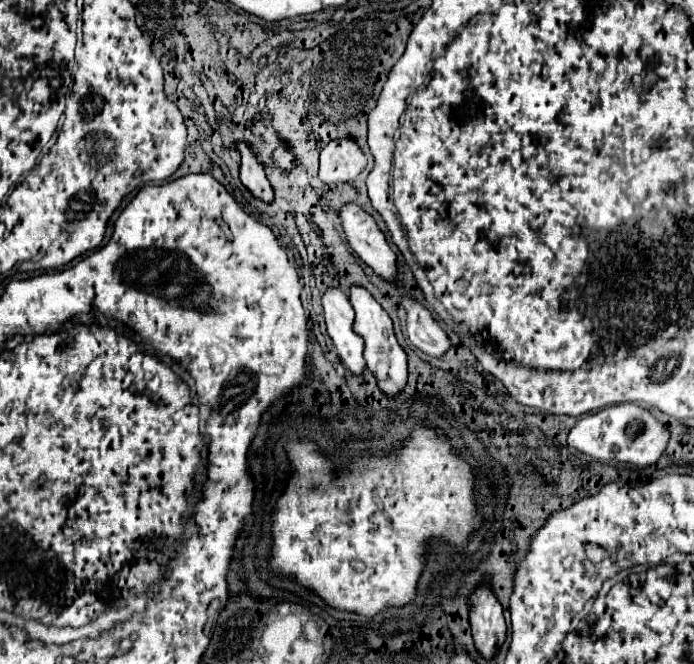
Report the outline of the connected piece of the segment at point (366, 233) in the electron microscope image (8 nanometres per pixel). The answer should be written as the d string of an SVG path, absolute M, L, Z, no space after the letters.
M344 205L340 217L352 251L380 277L394 281L396 255L384 239L384 233L378 229L376 221L358 205Z

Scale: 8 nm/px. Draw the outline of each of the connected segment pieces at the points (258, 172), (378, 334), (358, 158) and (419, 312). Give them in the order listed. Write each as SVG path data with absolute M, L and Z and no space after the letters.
M246 141L236 143L240 153L242 153L242 163L240 163L240 181L242 185L260 201L272 203L274 201L274 191L270 187L270 181L266 179L264 165L256 159L254 151Z
M352 287L352 291L350 291L350 303L352 303L354 311L356 311L356 321L354 321L356 329L354 331L358 331L364 337L364 341L366 341L366 347L364 347L366 365L374 373L374 377L378 379L380 391L386 397L394 399L408 385L408 359L406 359L404 349L396 341L396 335L394 335L394 329L392 329L392 319L376 303L376 299L366 289L362 289L362 287Z
M352 139L330 141L320 153L320 179L324 183L350 183L366 167L366 155Z
M404 295L402 303L408 311L408 339L410 339L410 343L428 355L446 353L450 347L448 335L438 325L438 321L432 319L430 311L424 309L410 295Z

